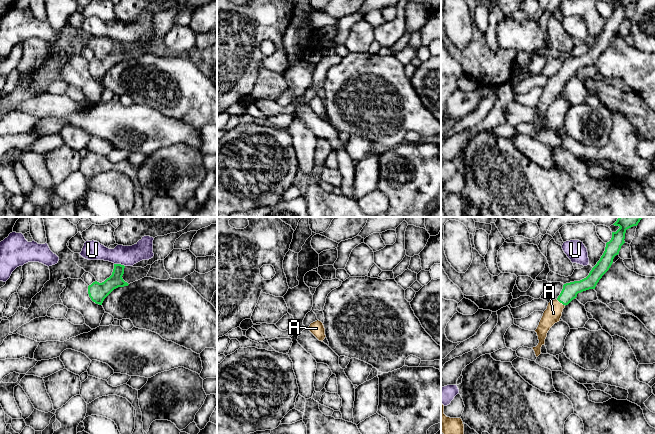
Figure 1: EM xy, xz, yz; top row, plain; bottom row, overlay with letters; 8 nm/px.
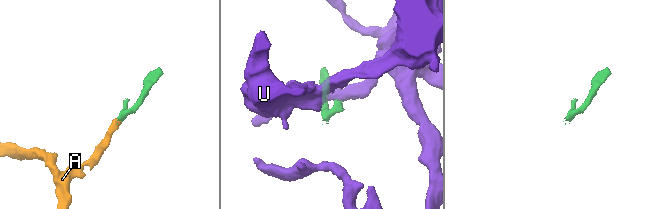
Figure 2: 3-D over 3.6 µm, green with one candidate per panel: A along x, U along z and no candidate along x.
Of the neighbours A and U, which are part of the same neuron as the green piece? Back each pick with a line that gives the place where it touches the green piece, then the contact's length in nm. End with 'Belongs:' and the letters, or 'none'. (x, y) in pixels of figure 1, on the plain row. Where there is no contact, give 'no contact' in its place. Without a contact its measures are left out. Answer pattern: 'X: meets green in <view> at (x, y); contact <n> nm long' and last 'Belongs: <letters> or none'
A: meets green in yz at (561, 78); contact 90 nm long
Belongs: A

